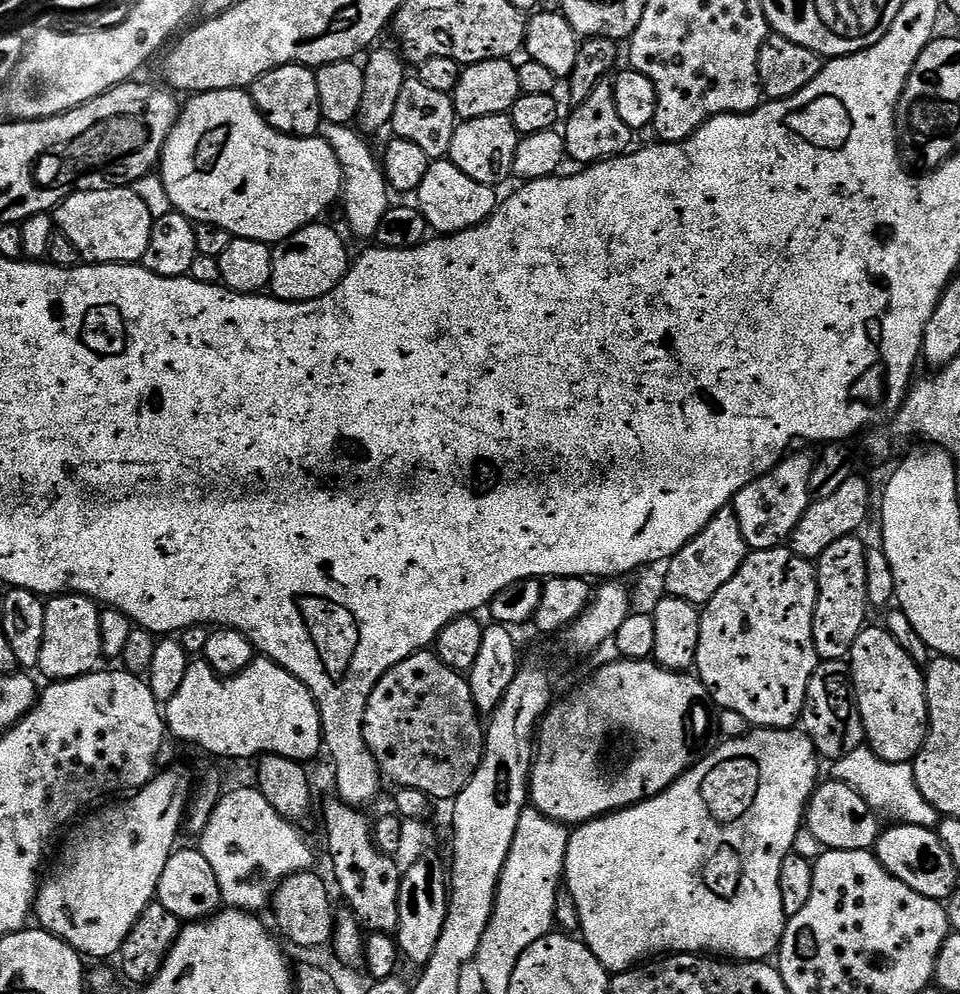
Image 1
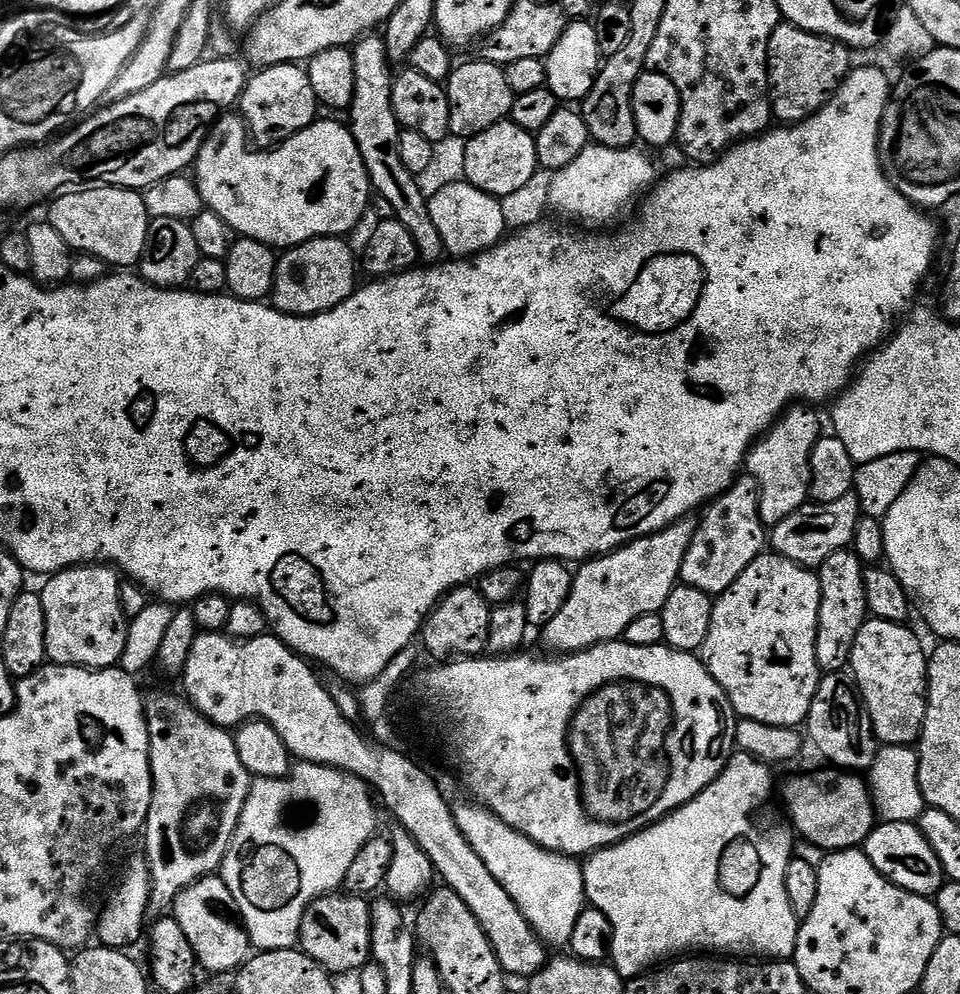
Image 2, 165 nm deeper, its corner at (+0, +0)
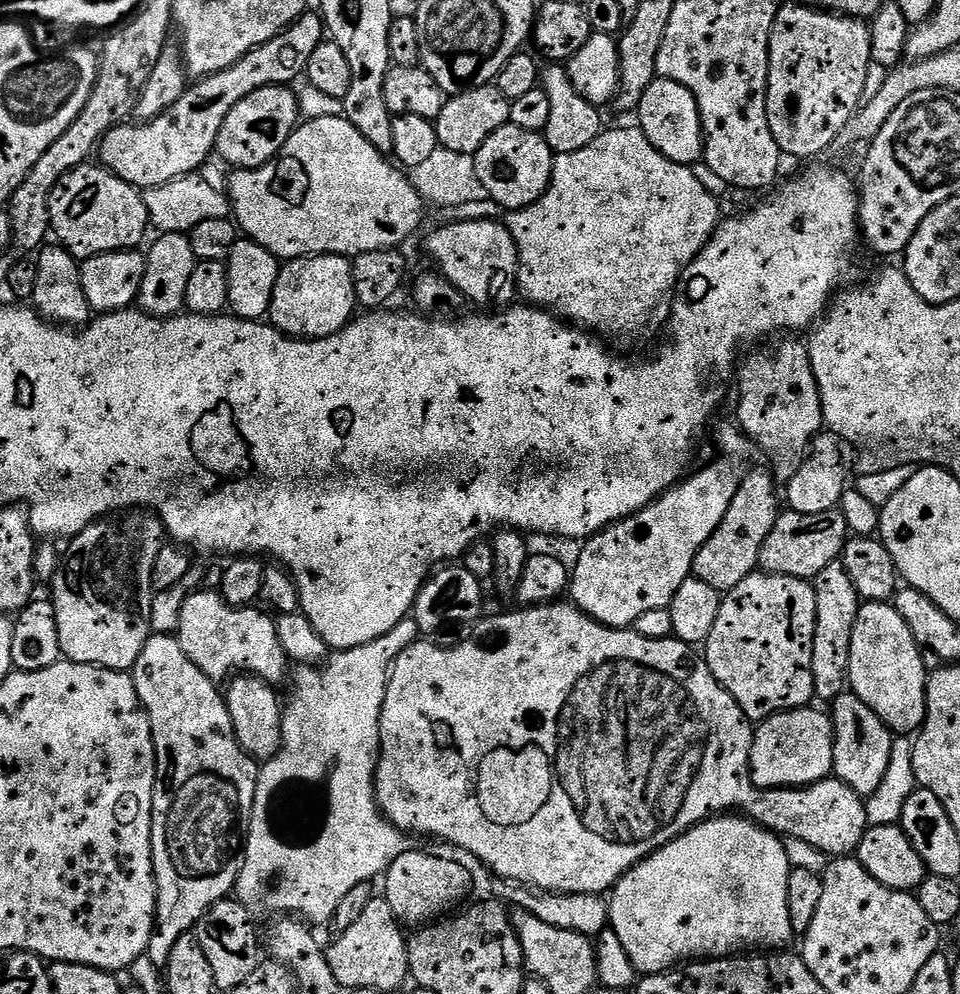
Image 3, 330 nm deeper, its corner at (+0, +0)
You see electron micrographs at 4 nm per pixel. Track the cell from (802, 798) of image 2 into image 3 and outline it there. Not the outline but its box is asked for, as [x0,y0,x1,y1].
[375,602,870,894]

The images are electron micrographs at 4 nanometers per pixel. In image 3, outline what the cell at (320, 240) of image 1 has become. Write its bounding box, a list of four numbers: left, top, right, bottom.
[268,256,357,340]

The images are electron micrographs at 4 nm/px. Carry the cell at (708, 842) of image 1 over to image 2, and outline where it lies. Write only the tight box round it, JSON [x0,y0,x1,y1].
[583,751,800,978]

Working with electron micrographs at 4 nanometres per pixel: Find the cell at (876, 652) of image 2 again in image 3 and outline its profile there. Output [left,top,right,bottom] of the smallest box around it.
[848,602,929,734]

